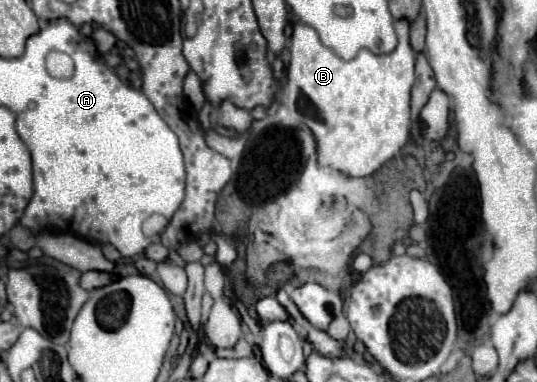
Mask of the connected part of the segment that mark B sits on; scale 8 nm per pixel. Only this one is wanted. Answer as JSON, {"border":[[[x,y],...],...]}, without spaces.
{"border":[[[397,20],[395,30],[399,36],[399,44],[391,54],[373,54],[369,50],[361,50],[353,60],[343,60],[321,44],[317,32],[311,26],[301,22],[293,26],[289,48],[291,62],[287,68],[287,92],[289,86],[295,86],[297,92],[315,106],[315,118],[305,118],[305,126],[315,136],[319,166],[337,170],[351,178],[365,178],[377,172],[385,162],[395,158],[407,144],[411,124],[409,100],[415,82],[415,52],[409,44],[409,22]]]}

